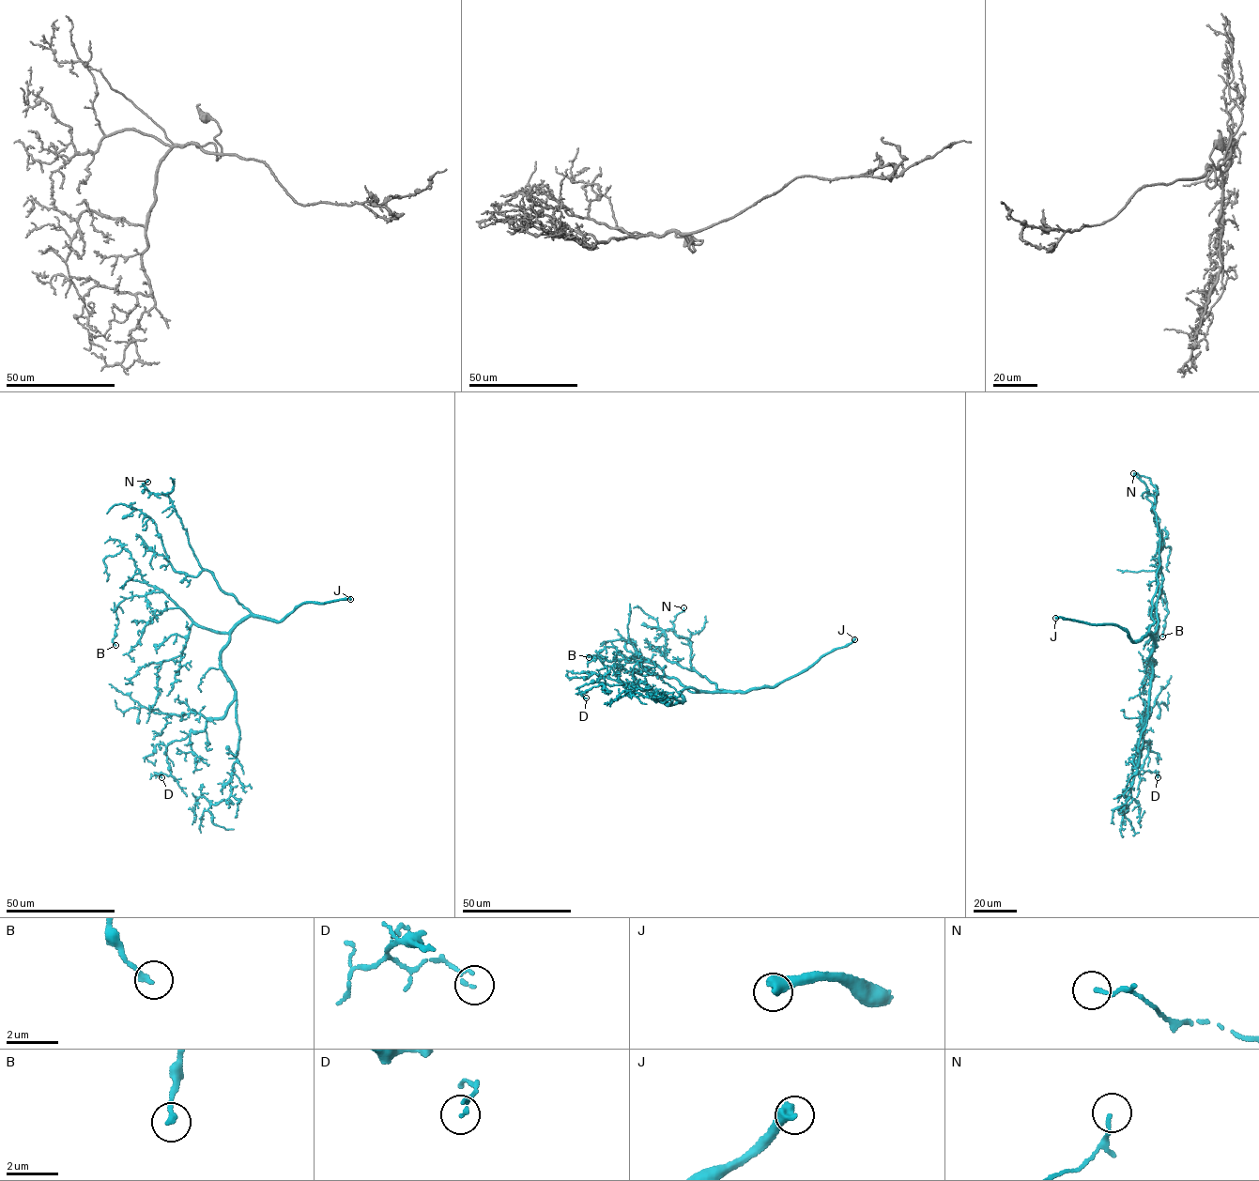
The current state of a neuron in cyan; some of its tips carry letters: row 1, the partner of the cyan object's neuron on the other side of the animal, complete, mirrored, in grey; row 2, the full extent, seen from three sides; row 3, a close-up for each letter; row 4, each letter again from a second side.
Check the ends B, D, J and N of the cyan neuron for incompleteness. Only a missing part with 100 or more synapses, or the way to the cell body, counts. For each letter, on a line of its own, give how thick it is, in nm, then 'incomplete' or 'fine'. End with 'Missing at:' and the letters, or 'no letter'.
B: 220 nm thick; fine
D: 130 nm thick; fine
J: 440 nm thick; incomplete
N: 120 nm thick; fine
Missing at: J

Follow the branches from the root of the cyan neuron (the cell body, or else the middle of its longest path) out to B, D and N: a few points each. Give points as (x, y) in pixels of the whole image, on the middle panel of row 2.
B: (698, 690), (689, 691), (656, 665), (625, 657), (613, 647), (606, 647), (597, 658), (589, 657)
D: (698, 690), (684, 688), (679, 693), (684, 700), (682, 702), (651, 689), (603, 683), (581, 694), (586, 697)
N: (698, 690), (725, 690), (718, 691), (716, 684), (691, 667), (691, 641), (676, 636), (672, 622), (683, 607)

